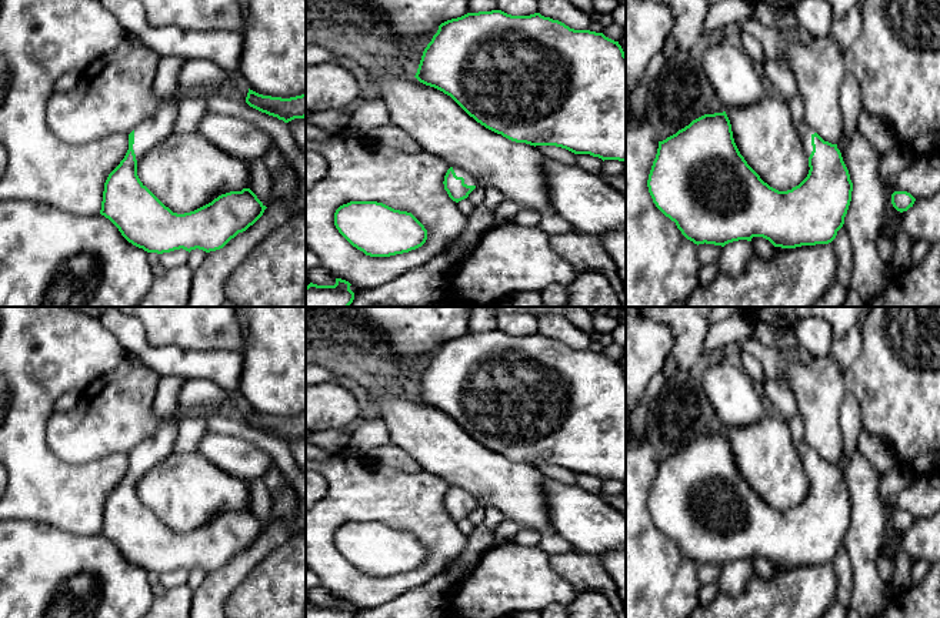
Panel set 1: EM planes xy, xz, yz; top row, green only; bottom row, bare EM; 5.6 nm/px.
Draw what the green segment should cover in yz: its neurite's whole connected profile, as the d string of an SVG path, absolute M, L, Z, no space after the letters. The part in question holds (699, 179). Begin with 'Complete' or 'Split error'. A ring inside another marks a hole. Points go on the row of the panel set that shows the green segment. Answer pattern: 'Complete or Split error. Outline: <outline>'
Split error. Outline: M723 113L704 114L693 120L676 134L659 141L647 187L656 207L676 223L681 234L694 244L714 244L724 247L729 243L763 237L774 247L796 248L831 243L844 224L853 183L837 144L824 141L810 126L801 121L796 126L801 144L809 157L809 174L796 187L779 191L764 183L740 154L731 131L730 120Z

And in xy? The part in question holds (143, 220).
Split error. Outline: M164 100L159 110L129 134L129 150L120 164L104 183L100 214L109 218L133 245L147 253L170 253L174 250L203 250L206 253L223 248L239 233L253 226L267 208L250 188L230 191L211 203L184 214L173 213L139 178L137 161L153 147L173 133L179 104Z

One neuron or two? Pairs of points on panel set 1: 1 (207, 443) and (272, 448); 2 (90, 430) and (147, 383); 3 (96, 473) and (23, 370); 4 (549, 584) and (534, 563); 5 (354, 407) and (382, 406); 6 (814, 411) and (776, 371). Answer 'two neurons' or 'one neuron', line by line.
1: two neurons
2: one neuron
3: one neuron
4: one neuron
5: two neurons
6: one neuron

